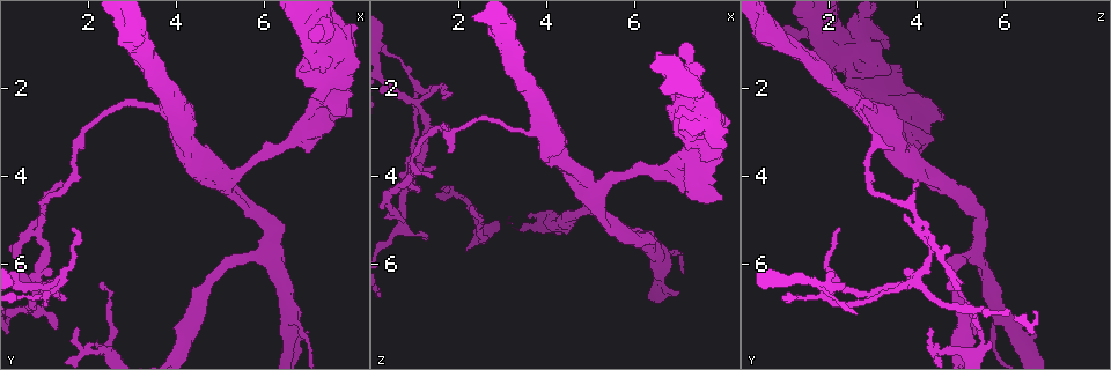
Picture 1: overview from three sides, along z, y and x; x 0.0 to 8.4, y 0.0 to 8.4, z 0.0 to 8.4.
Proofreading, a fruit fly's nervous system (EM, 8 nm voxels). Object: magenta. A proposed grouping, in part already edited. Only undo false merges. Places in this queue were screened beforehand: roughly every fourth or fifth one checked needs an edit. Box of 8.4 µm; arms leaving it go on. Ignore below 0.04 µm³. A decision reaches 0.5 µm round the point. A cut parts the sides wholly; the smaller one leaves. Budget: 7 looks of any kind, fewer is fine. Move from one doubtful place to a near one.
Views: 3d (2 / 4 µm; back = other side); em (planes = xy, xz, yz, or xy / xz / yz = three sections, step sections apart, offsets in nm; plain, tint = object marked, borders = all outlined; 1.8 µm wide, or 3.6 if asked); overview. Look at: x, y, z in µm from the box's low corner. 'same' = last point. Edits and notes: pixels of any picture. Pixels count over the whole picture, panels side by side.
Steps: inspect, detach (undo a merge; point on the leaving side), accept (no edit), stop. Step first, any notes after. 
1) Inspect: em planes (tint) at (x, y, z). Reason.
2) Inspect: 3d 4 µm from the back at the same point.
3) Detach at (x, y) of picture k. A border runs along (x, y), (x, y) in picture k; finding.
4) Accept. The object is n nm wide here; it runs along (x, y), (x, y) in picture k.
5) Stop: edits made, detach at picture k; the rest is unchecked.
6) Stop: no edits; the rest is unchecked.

Inspect: 3d 4 µm at (7.40, 1.15, 2.45). Two arms at a narrow angle.

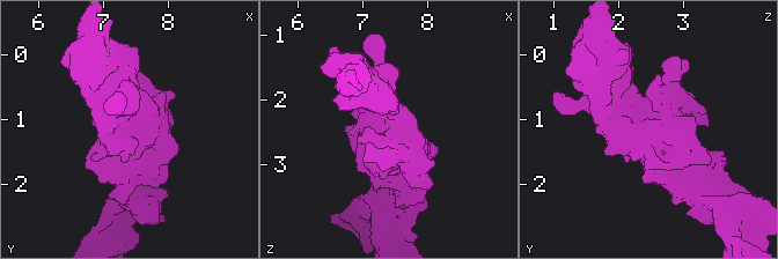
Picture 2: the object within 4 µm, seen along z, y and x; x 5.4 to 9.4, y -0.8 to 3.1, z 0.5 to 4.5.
Inspect: em 3.6 µm planes (tint) at (7.35, 1.15, 2.55). Need the tissue.

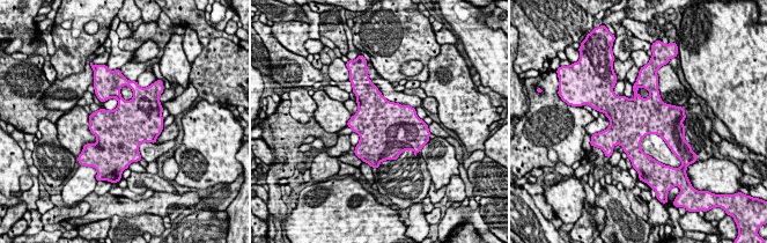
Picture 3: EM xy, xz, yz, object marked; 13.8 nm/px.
Accept. Continuous, no second neuron.

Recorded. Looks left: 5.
Inspect: 3d 2 µm at (5.20, 3.95, 4.20). Three-way junction.

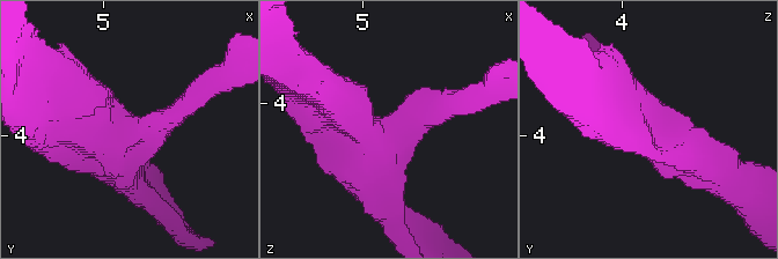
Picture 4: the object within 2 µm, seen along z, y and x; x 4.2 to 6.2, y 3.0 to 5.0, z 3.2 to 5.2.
Inspect: em 3.6 µm yz step 4 (tint) at (5.20, 3.98, 4.18). Shape alone is not enough.

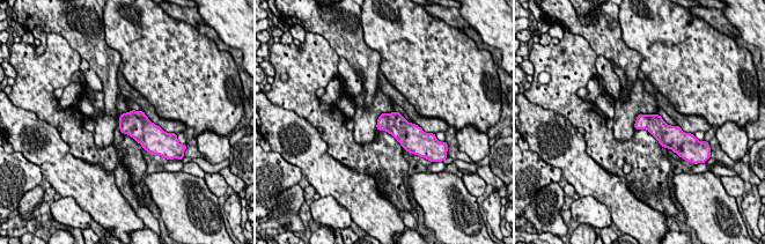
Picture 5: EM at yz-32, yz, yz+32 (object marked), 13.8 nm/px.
Inspect: em 3.6 µm planes (tint) at the same point. Cut it another way.

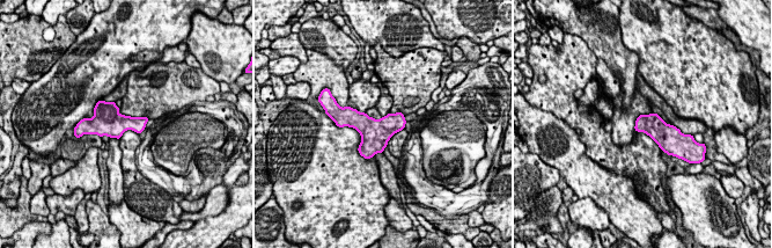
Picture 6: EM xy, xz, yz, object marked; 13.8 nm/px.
Accept. Continuous, no second neuron.

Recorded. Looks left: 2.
Inspect: em planes (tint) at (3.95, 2.65, 3.00). Small branch off a trunk.

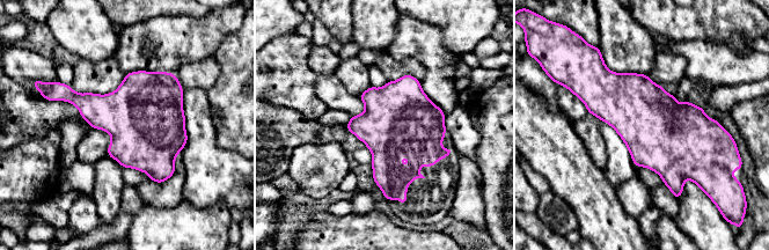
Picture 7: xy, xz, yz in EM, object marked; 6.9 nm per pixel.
Accept. Continuous, no second neuron.

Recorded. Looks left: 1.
Stop: no edits; the rest is unchecked.

